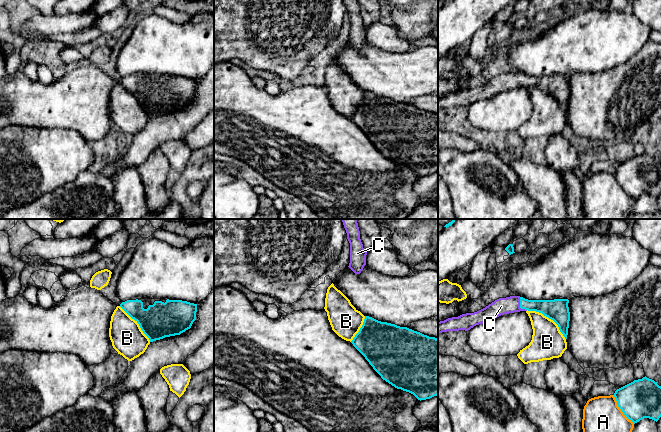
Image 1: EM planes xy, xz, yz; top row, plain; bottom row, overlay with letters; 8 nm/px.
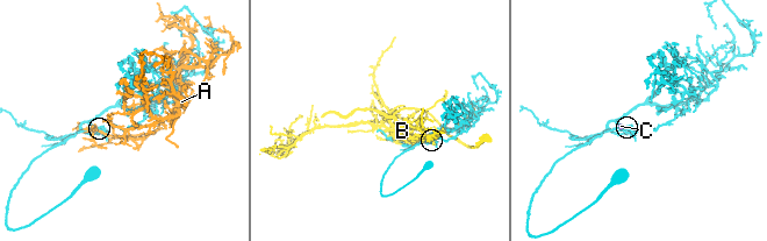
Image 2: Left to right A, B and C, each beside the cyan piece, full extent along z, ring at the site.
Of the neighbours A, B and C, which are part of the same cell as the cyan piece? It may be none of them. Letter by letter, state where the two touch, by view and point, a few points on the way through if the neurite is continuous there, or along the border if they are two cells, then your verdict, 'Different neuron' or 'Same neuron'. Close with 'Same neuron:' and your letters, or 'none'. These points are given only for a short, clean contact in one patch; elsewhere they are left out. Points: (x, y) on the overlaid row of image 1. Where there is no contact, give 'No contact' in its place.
A: Touches cyan at yz (621, 409). Different neuron
B: Touches cyan at yz (549, 318). Different neuron
C: Touches cyan at yz (520, 305). Path across: yz (550, 308), (538, 305), (520, 305), (501, 306). Same neuron
Same neuron: C

